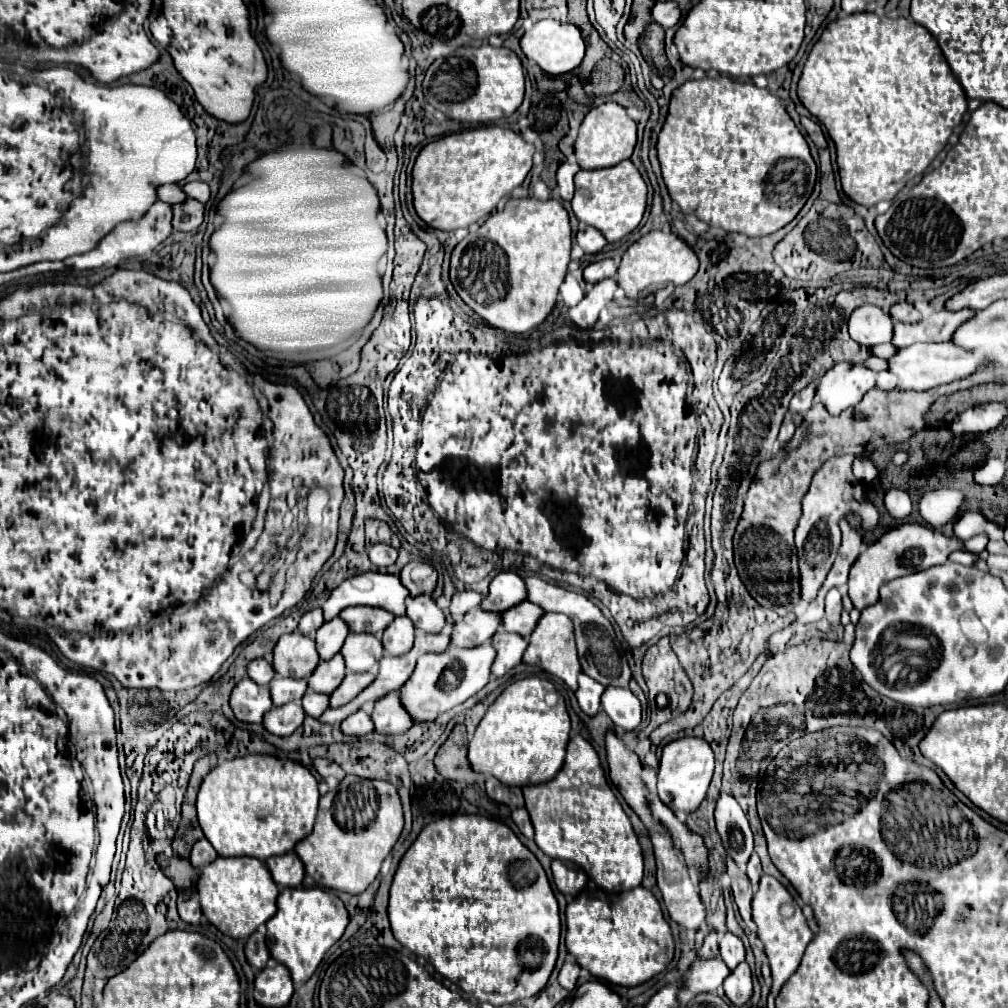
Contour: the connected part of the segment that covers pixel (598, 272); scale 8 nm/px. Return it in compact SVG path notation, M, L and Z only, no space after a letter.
M607 258L607 260L597 260L597 262L589 264L589 266L585 268L583 276L585 276L585 282L587 282L587 284L597 284L599 280L613 278L615 272L617 272L615 262L613 262L611 258Z

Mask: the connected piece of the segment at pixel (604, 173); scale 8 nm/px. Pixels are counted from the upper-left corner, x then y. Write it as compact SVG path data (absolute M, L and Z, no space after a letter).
M631 160L601 170L579 170L571 206L579 222L597 228L607 242L617 242L639 226L647 206L647 186Z

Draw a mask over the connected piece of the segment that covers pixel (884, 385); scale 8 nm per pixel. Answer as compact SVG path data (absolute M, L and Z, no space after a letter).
M880 371L876 377L876 388L881 390L893 390L896 388L897 378L888 371Z

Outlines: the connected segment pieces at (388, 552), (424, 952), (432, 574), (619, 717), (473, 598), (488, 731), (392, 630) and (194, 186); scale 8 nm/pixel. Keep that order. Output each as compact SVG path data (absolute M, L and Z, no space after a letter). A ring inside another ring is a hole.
M375 544L369 548L369 560L375 564L375 566L391 566L395 564L395 560L398 557L398 550L395 550L393 546L389 544Z
M476 814L443 816L423 826L393 876L389 922L397 942L431 962L439 974L479 1002L493 1006L531 998L547 984L557 960L561 934L559 906L539 860L504 822ZM529 936L539 938L545 946L537 958L539 966L533 970L529 970Z
M413 560L401 570L401 582L411 596L431 594L437 586L437 572L423 560Z
M607 686L601 696L601 706L621 730L633 730L641 722L641 702L629 688Z
M457 590L451 598L449 612L453 618L461 618L461 614L467 614L469 610L477 608L479 602L481 602L481 594L473 592L473 590Z
M523 678L507 686L489 706L469 742L469 762L475 772L487 772L507 786L549 782L563 766L571 720L563 696L549 680Z
M407 616L395 618L383 632L383 648L389 656L401 656L407 654L413 646L413 624Z
M187 182L181 186L181 190L189 196L189 198L195 198L199 202L207 202L209 200L209 186L203 184L203 182Z

